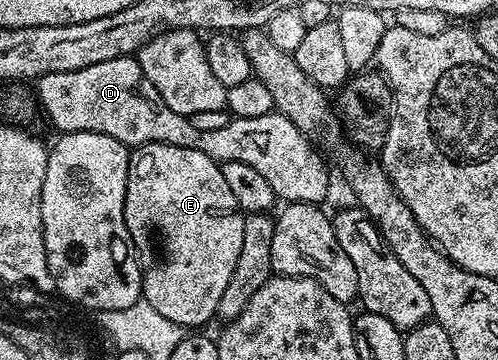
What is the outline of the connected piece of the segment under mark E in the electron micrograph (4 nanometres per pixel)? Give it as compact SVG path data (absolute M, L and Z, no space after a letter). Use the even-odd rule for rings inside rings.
M147 143L132 150L125 188L125 222L141 263L141 292L147 303L172 323L190 327L205 325L217 317L219 299L231 283L231 275L235 275L235 263L239 263L245 218L235 195L231 195L231 187L227 187L227 179L223 179L220 164L203 151L167 143Z

